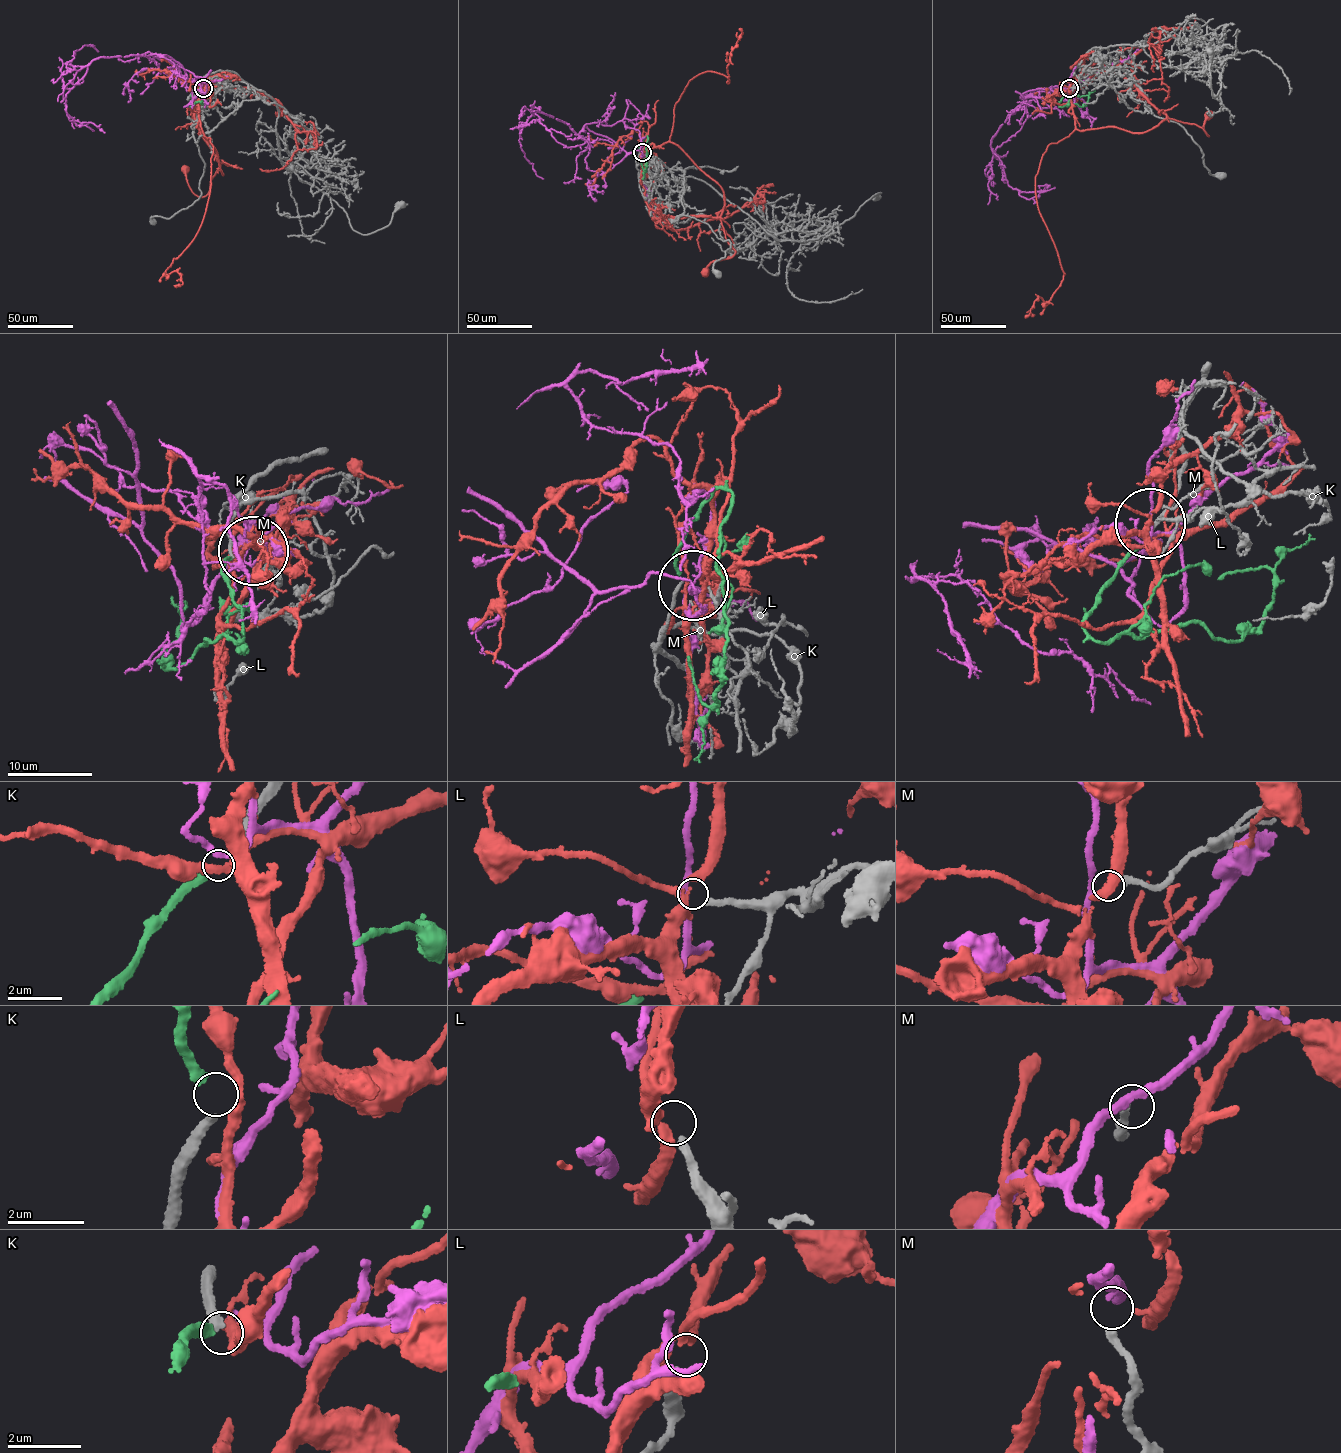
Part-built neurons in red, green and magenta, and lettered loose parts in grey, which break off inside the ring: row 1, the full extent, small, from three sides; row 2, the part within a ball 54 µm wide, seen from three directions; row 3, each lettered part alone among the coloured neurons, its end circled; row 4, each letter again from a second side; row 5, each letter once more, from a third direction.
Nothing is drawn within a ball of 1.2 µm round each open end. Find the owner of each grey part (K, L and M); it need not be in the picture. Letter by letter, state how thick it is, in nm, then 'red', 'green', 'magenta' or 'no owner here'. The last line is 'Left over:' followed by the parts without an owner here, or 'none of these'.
K: calibre 240 nm; green
L: calibre 200 nm; no owner here
M: calibre 190 nm; no owner here
Left over: L, M

